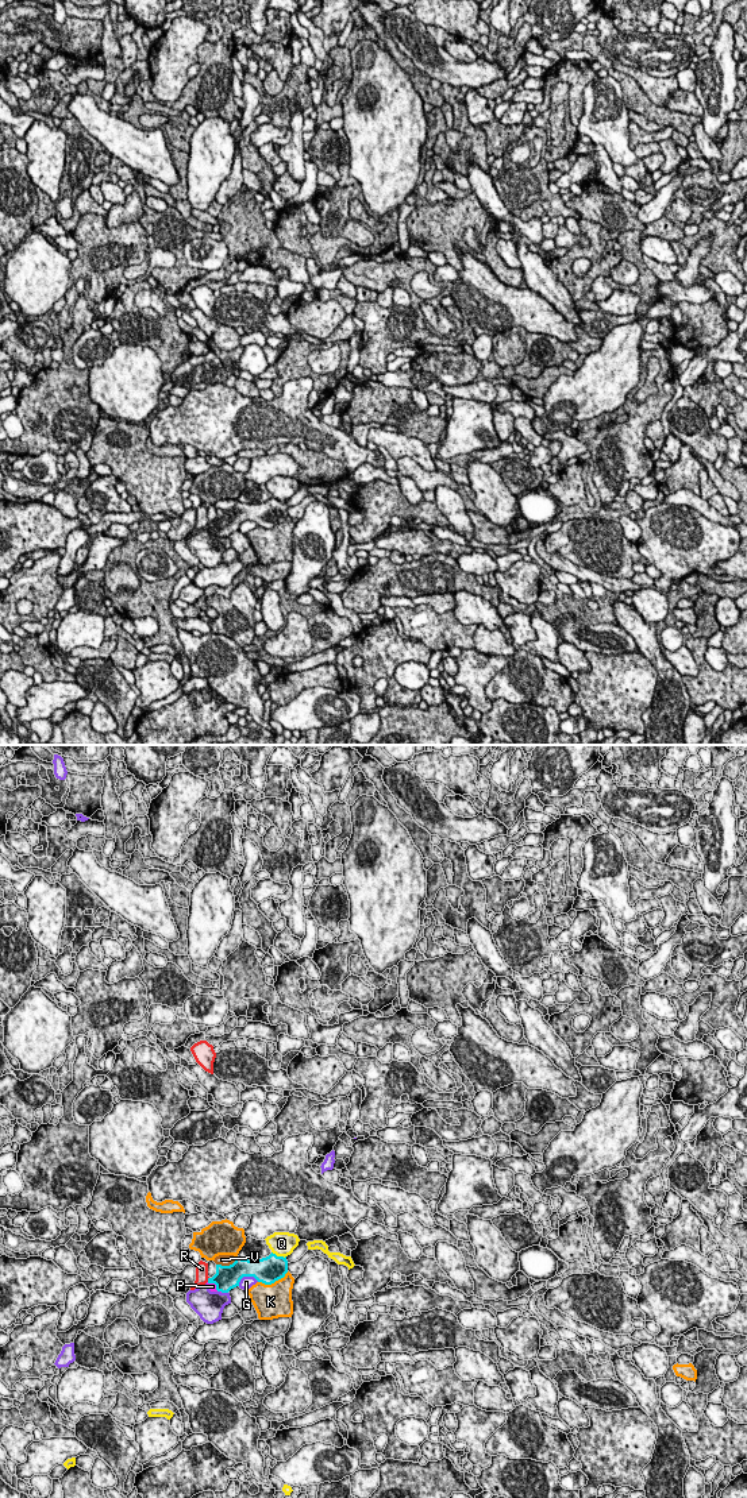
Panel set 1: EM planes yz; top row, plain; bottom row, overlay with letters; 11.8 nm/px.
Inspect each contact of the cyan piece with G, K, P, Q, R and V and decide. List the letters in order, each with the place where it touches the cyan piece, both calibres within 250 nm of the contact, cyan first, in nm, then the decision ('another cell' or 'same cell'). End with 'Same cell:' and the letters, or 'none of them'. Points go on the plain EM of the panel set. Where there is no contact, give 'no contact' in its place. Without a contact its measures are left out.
G: yz (246, 520) | 320/160 nm | another cell
K: yz (273, 526) | 320/420 nm | another cell
P: yz (214, 526) | 280/90 nm | same cell
Q: yz (278, 501) | 320/280 nm | another cell
R: yz (208, 524) | 280/160 nm | another cell
V: yz (227, 510) | 280/130 nm | another cell
Same cell: P

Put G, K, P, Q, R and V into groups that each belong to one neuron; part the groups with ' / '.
G / K / P / Q / R / V

